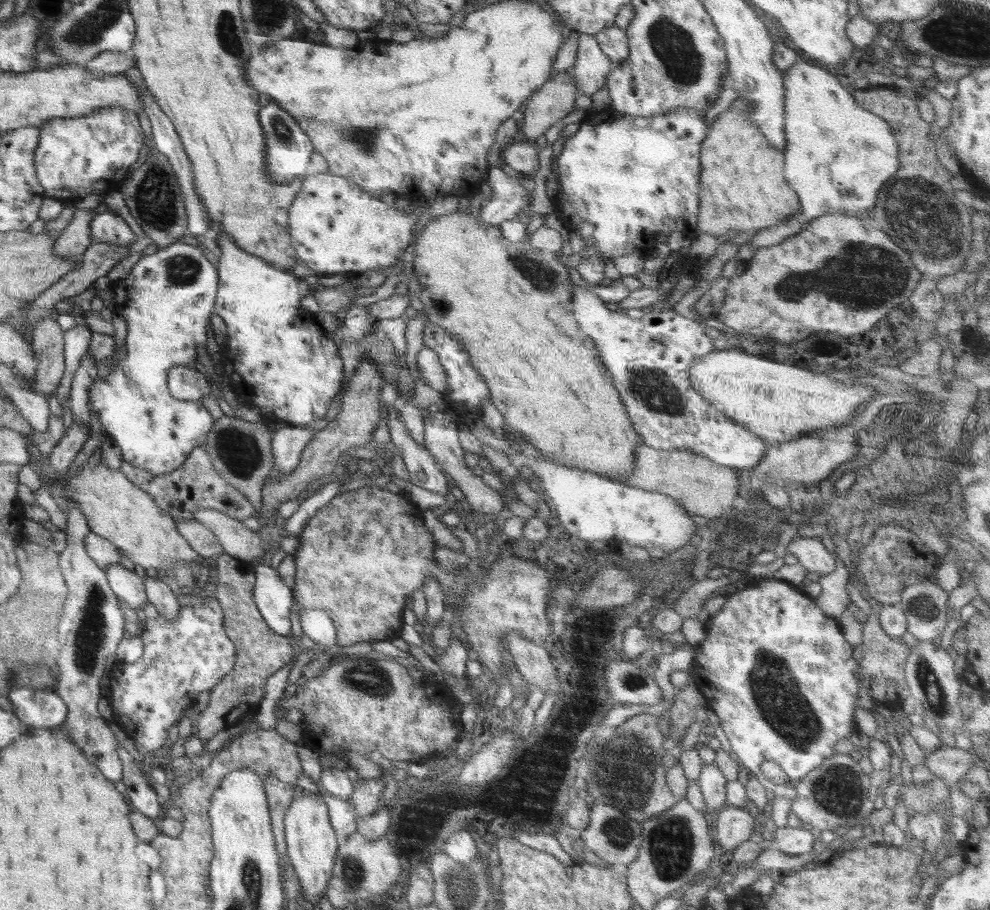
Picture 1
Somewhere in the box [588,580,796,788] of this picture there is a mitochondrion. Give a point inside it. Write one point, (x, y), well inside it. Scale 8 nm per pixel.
(630, 682)

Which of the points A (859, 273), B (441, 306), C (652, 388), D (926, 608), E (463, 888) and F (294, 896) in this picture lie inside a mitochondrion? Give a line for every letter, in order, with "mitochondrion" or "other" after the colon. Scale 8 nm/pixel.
A: mitochondrion
B: other
C: mitochondrion
D: mitochondrion
E: mitochondrion
F: other

